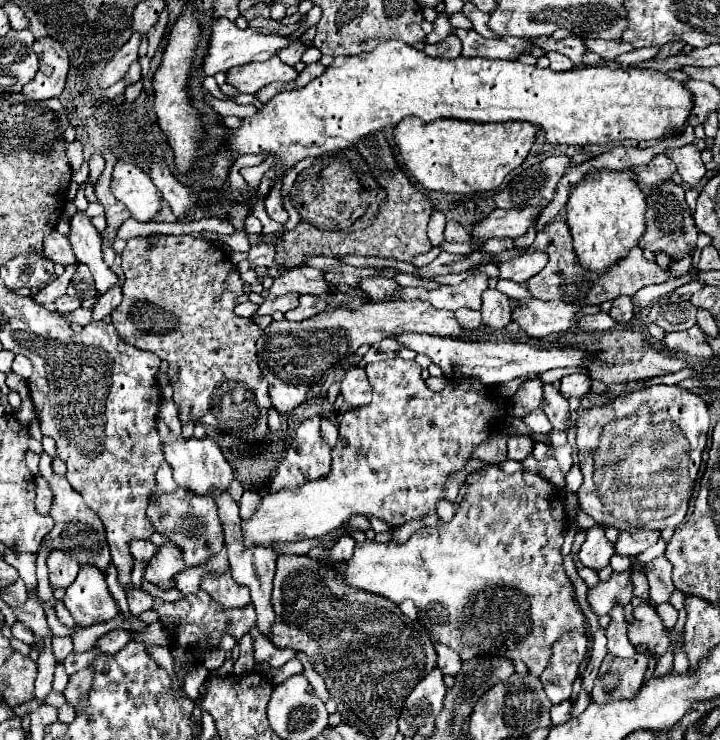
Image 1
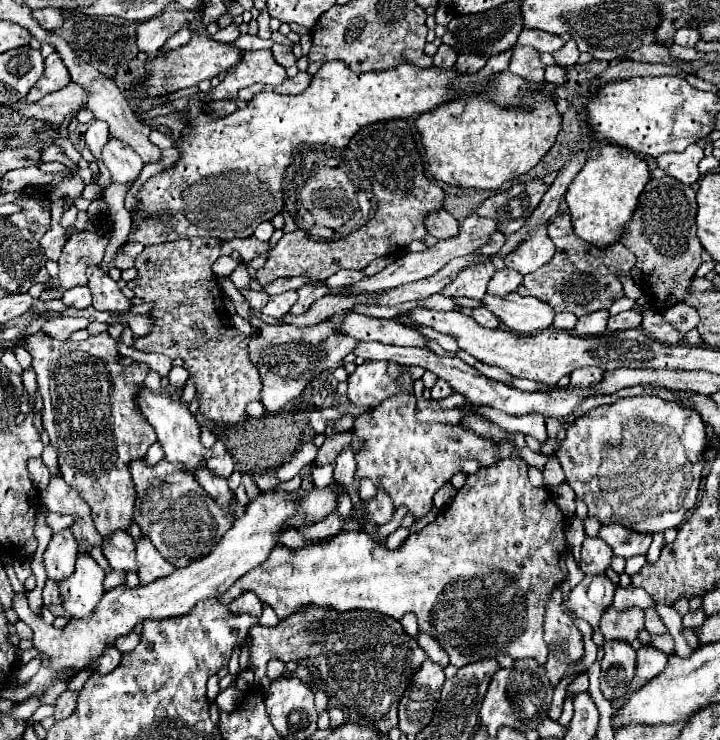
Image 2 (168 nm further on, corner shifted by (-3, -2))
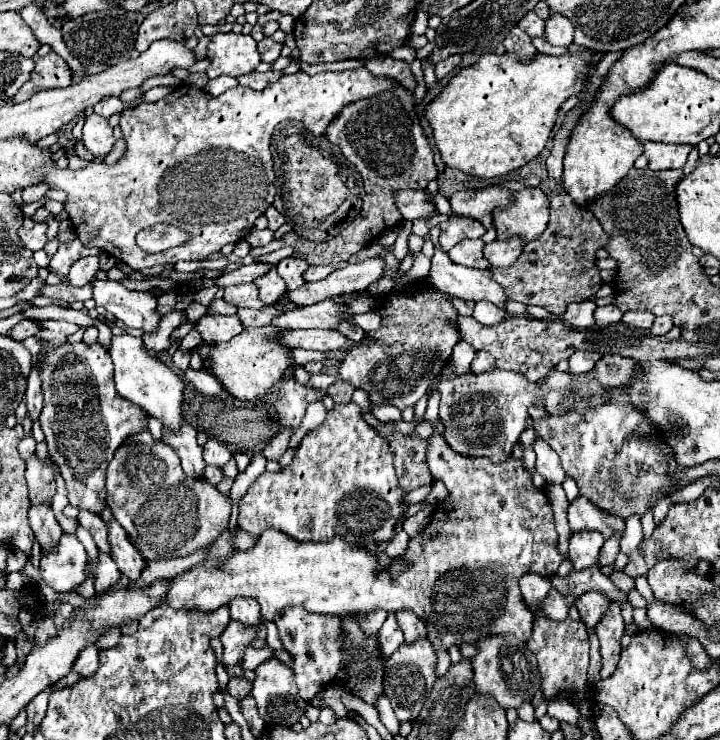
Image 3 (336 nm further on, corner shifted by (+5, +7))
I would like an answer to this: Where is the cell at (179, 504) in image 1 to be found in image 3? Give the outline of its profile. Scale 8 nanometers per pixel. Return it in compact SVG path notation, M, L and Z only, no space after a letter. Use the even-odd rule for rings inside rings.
M149 430L129 436L109 462L107 504L147 560L181 558L205 548L231 516L231 498L207 480L191 480L181 470L175 448L153 440Z

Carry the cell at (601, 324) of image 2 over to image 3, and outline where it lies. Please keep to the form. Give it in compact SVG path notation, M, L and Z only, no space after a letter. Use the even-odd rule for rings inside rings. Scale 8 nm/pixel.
M585 300L585 302L575 302L575 304L569 304L565 314L561 316L561 320L565 320L567 326L571 328L577 328L577 330L585 330L585 328L591 328L595 322L593 322L593 312L595 312L597 304L593 300Z

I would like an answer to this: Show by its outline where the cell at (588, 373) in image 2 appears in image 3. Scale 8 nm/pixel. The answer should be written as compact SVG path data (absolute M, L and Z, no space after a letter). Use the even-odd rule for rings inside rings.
M575 352L569 358L569 370L573 374L583 374L595 366L595 362L601 358L599 352Z

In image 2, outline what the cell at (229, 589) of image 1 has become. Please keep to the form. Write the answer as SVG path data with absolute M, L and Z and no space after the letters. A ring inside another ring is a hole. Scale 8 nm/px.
M243 593L241 597L237 597L231 605L229 605L229 611L235 613L235 615L241 615L241 613L249 613L253 617L259 617L261 611L263 611L263 603L259 601L259 597L255 597L255 593Z

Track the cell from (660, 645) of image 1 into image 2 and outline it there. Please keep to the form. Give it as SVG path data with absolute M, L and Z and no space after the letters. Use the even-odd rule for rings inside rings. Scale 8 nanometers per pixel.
M611 605L611 609L607 609L607 613L603 613L599 627L605 635L605 639L619 639L619 641L635 641L639 631L643 629L643 609L625 609L625 611L615 611L615 607Z

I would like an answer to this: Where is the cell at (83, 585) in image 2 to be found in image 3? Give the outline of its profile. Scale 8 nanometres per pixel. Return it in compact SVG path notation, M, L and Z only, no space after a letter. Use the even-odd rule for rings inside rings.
M63 534L59 540L59 548L51 554L41 556L39 572L47 586L55 592L71 592L85 582L87 570L87 554L83 544L75 534Z

